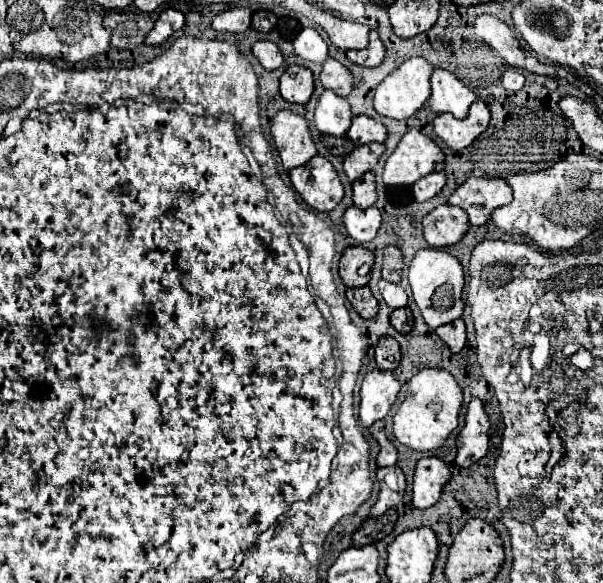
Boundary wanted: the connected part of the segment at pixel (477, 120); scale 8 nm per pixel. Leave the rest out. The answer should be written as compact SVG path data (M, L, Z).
M476 100L470 106L470 114L466 120L456 120L452 114L440 114L434 118L434 132L452 148L462 150L468 148L490 122L490 110L486 102Z

